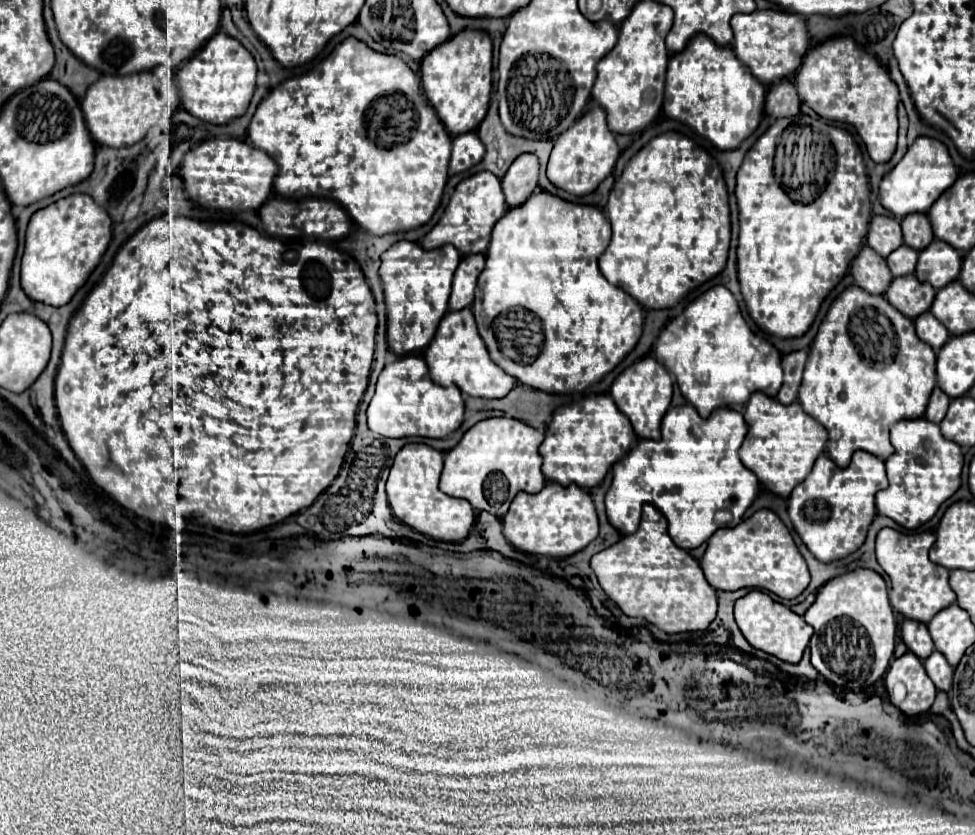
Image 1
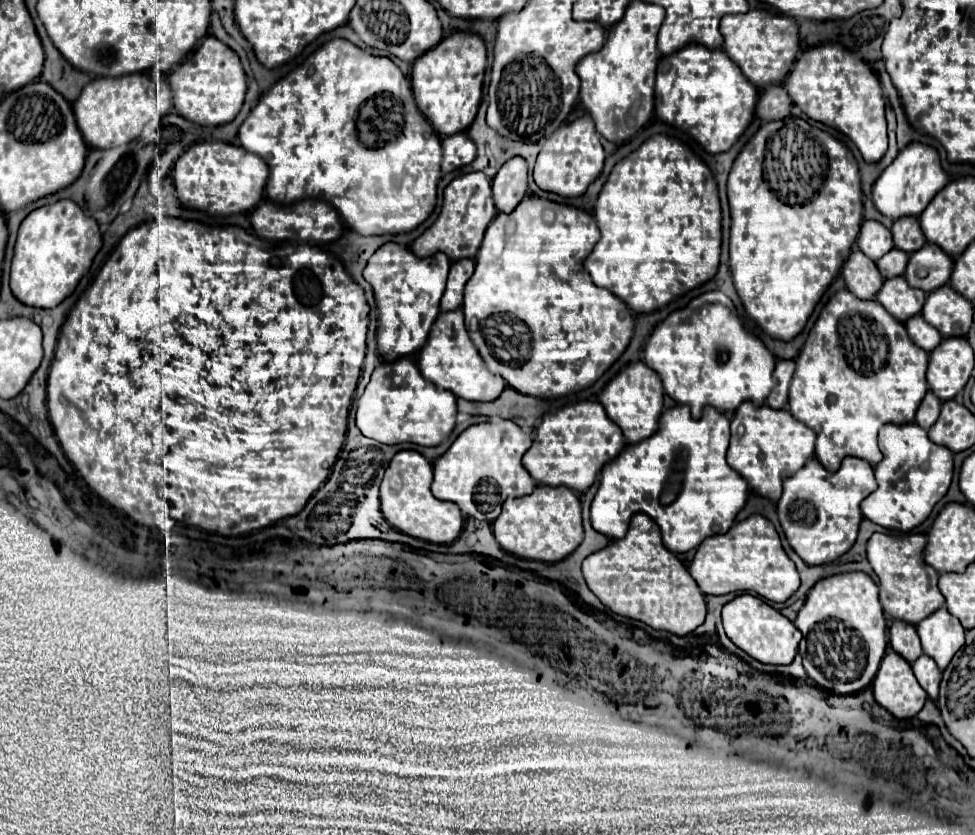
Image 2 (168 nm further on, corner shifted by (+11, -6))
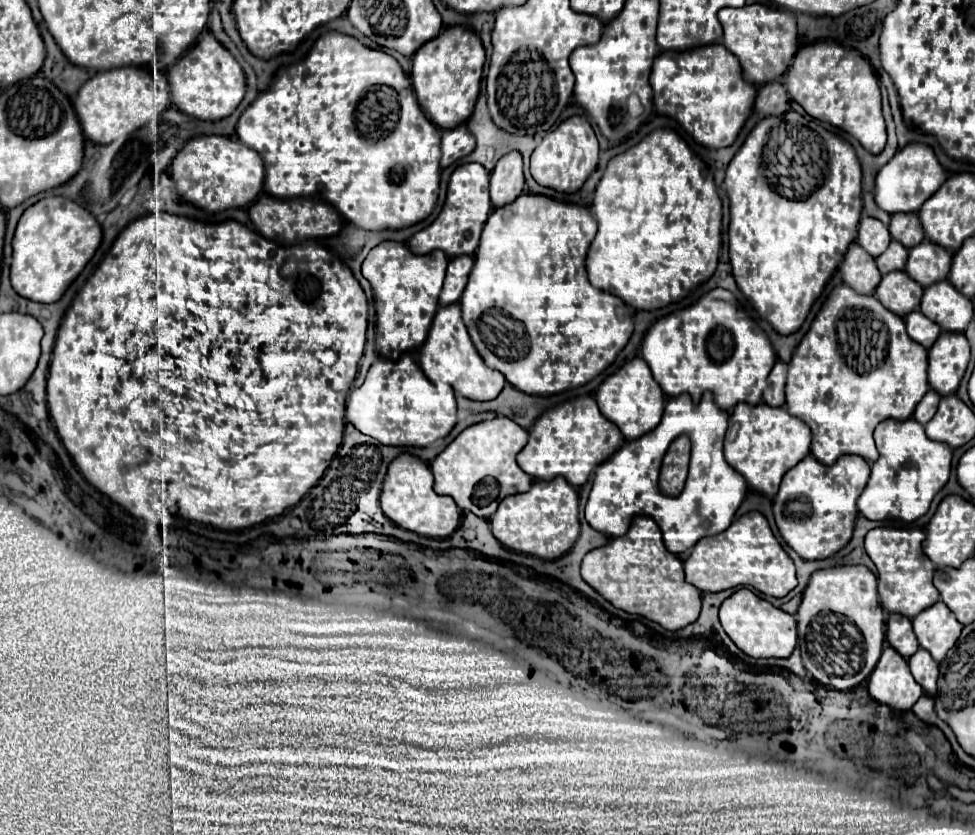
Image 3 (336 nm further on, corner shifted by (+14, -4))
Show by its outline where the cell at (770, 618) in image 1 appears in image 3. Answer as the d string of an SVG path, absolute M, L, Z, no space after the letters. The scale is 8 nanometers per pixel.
M749 588L737 590L729 596L719 610L719 620L727 636L735 642L739 650L753 658L789 658L797 644L797 622L795 616L775 608L771 602L759 598Z

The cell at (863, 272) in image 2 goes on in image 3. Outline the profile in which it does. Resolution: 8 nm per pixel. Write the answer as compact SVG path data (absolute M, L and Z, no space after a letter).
M853 242L841 264L841 276L847 286L859 294L873 294L881 282L881 272L877 270L875 258L869 256L857 242Z

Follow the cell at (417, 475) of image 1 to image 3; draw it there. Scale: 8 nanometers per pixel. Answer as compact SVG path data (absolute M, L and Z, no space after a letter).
M401 454L397 456L387 470L383 490L381 490L381 508L387 518L391 518L399 528L411 530L429 538L447 538L455 532L461 512L451 496L439 496L433 490L433 474L427 462Z

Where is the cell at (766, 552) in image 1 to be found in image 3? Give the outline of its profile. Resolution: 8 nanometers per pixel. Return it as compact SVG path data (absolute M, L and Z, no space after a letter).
M749 512L715 536L701 538L685 560L685 578L701 592L721 592L735 586L751 586L767 596L783 598L795 586L795 564L773 536L767 518L761 512Z

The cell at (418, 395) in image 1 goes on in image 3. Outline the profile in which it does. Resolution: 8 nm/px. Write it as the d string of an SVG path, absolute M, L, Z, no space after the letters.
M401 356L397 362L393 360L377 360L363 382L361 388L353 388L349 398L347 398L347 410L345 410L347 422L351 422L359 432L379 440L381 444L387 446L429 446L439 438L445 438L455 422L457 422L457 404L455 404L455 394L451 386L445 386L443 392L437 390L433 382L429 382L423 374L423 370L413 362L411 356Z

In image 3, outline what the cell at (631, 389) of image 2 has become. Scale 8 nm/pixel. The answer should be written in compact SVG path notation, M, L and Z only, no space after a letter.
M643 358L629 360L619 372L611 374L597 390L595 400L599 404L601 414L609 418L617 428L623 432L627 440L635 440L641 434L647 434L653 430L663 416L663 390L657 386L657 382L651 376L651 370Z

